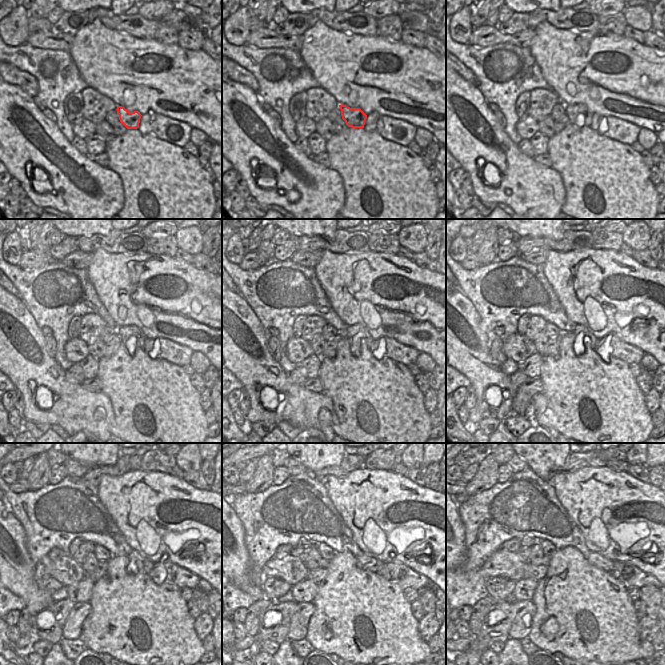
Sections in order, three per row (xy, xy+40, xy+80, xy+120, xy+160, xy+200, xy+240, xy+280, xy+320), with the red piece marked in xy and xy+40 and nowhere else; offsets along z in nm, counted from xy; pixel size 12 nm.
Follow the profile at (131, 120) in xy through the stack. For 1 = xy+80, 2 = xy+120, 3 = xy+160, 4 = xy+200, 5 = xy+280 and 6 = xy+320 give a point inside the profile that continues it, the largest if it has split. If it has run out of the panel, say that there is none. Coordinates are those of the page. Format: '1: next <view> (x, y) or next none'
1: next xy+80 (571, 111)
2: next xy+120 (125, 332)
3: next xy+160 (350, 331)
4: next xy+200 (578, 329)
5: next xy+280 (365, 562)
6: next xy+320 (594, 559)

